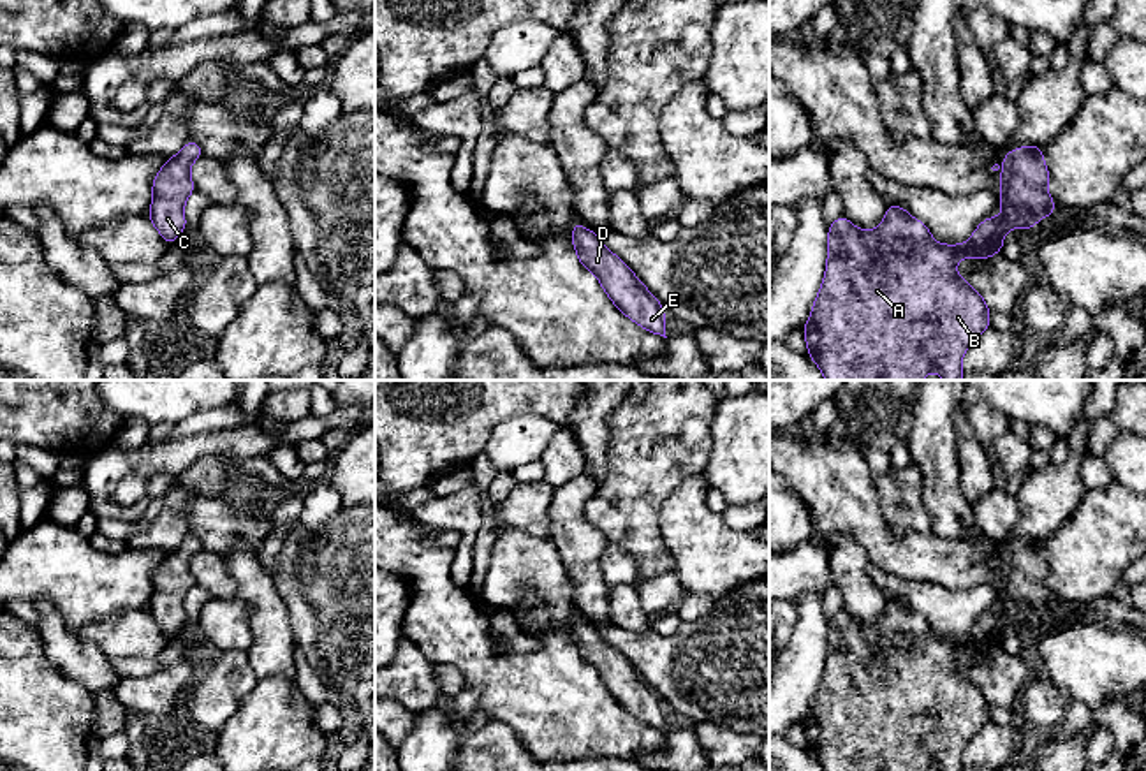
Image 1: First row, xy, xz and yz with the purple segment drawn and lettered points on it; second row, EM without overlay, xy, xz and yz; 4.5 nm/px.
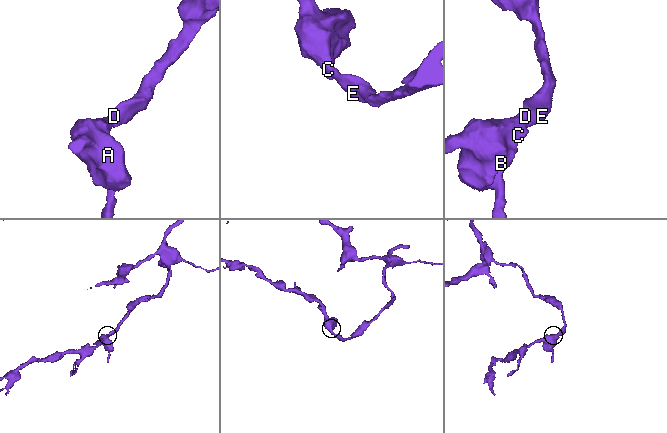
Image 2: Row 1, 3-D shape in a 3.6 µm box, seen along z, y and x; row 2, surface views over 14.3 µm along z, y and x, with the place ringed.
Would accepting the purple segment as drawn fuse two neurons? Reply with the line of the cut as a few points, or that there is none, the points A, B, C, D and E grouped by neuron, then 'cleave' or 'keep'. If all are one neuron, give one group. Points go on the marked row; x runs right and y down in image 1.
no cut | A B C D E | keep

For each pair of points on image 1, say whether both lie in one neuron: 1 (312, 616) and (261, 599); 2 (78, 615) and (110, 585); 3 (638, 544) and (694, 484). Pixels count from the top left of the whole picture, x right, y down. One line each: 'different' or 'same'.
1: different
2: same
3: different

